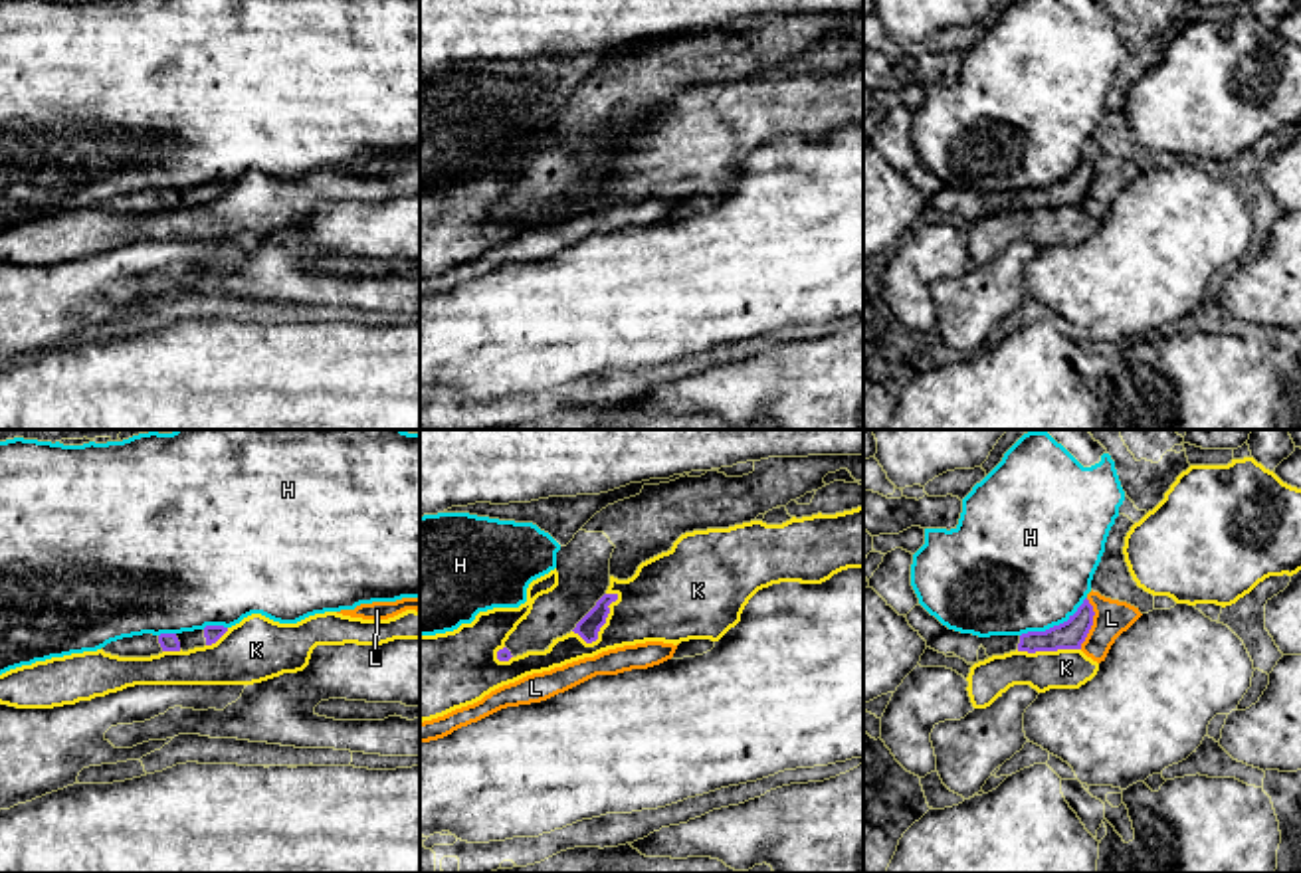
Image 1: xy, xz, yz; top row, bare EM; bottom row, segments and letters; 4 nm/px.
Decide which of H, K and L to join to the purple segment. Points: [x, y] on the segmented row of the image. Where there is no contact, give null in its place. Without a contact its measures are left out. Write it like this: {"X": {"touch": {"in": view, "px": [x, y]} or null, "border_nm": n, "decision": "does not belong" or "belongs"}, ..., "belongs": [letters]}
{"H": {"touch": {"in": "yz", "px": [1054, 626]}, "border_nm": 320, "decision": "does not belong"}, "K": {"touch": {"in": "xz", "px": [604, 620]}, "border_nm": 240, "decision": "does not belong"}, "L": {"touch": {"in": "yz", "px": [1092, 624]}, "border_nm": 220, "decision": "does not belong"}, "belongs": []}

